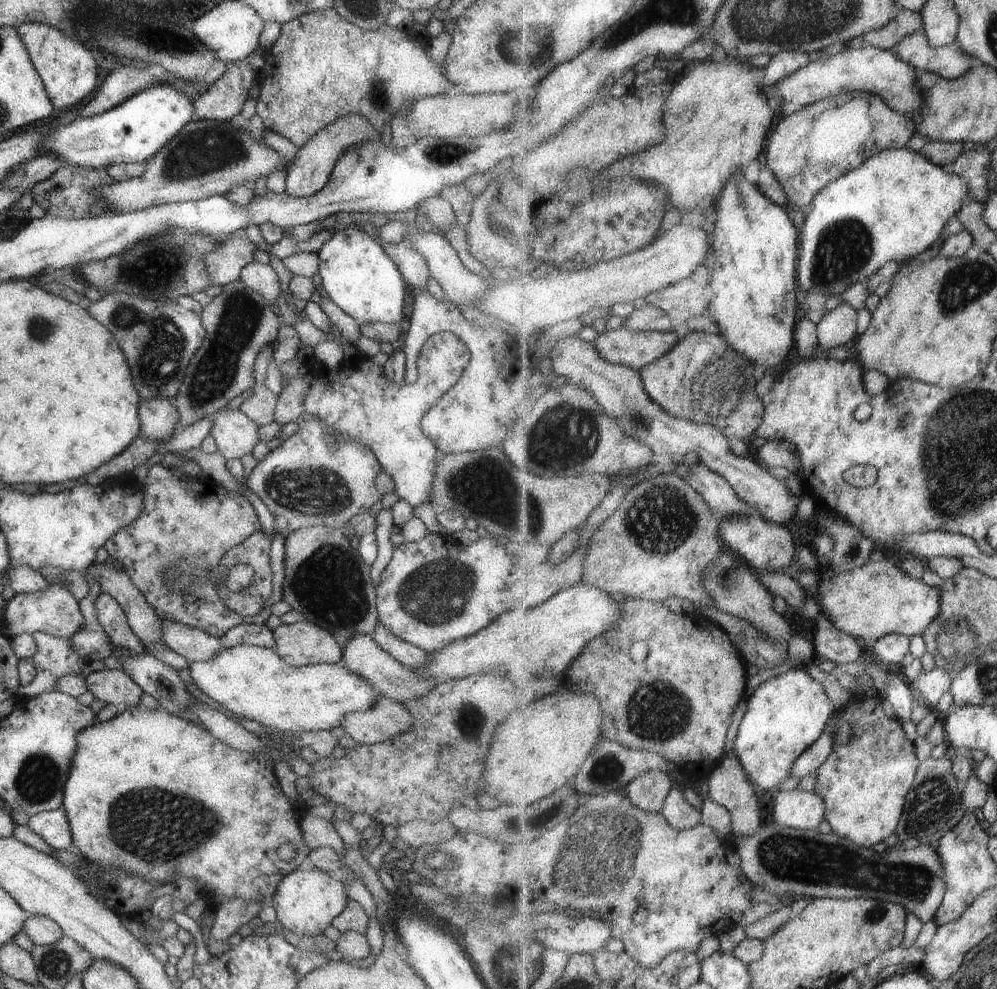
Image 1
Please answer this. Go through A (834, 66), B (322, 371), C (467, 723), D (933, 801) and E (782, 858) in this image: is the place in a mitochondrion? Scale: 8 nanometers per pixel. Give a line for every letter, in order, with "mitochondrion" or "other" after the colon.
A: other
B: other
C: mitochondrion
D: mitochondrion
E: mitochondrion

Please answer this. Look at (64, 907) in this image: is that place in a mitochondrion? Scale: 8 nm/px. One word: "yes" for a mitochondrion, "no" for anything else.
no

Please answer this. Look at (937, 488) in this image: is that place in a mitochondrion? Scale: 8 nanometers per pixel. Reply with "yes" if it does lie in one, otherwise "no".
yes

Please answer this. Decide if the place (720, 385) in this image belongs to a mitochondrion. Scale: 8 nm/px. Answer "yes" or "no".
yes

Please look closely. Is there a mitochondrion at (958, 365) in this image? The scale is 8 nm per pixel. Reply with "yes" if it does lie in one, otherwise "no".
no

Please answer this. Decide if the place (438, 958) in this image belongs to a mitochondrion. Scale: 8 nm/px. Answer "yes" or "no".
no

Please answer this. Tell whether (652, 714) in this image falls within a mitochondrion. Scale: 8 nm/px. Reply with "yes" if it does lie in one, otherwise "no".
yes

